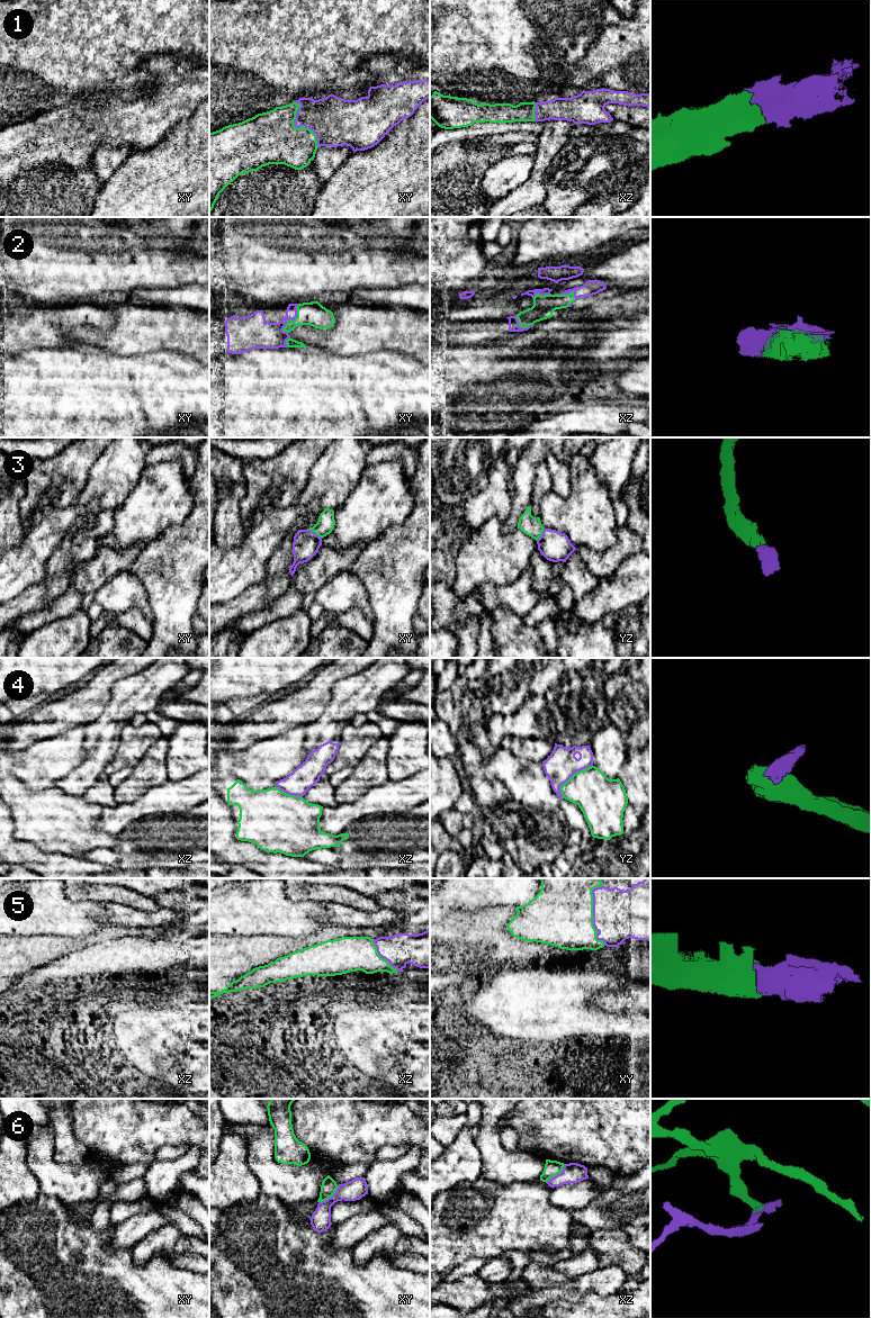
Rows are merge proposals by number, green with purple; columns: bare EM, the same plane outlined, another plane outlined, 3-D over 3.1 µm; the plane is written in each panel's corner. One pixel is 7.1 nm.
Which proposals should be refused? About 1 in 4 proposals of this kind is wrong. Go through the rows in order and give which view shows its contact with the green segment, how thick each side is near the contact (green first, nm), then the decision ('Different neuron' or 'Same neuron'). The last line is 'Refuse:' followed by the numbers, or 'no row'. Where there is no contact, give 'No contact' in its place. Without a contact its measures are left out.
1: Touches green in xy. Thickness 380 nm (green) against 320 nm. Same neuron
2: Touches green in xy. Thickness 170 nm (green) against 200 nm. Same neuron
3: Touches green in xy. Thickness 120 nm (green) against 190 nm. Same neuron
4: Touches green in yz. Thickness 300 nm (green) against 220 nm. Same neuron
5: Touches green in xy. Thickness 440 nm (green) against 360 nm. Same neuron
6: Touches green in xy. Thickness 120 nm (green) against 150 nm. Different neuron
Refuse: 6

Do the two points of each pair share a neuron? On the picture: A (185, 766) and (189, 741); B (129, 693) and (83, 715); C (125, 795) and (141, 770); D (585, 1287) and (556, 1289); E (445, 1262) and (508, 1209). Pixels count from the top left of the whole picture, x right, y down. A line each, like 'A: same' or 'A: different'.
A: same
B: different
C: same
D: same
E: same

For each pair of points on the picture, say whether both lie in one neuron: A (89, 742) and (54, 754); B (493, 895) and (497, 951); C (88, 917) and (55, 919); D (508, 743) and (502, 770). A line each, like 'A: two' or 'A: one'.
A: two
B: two
C: one
D: two

